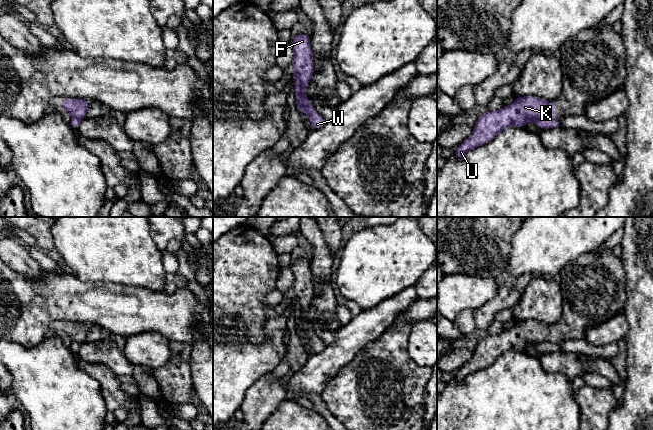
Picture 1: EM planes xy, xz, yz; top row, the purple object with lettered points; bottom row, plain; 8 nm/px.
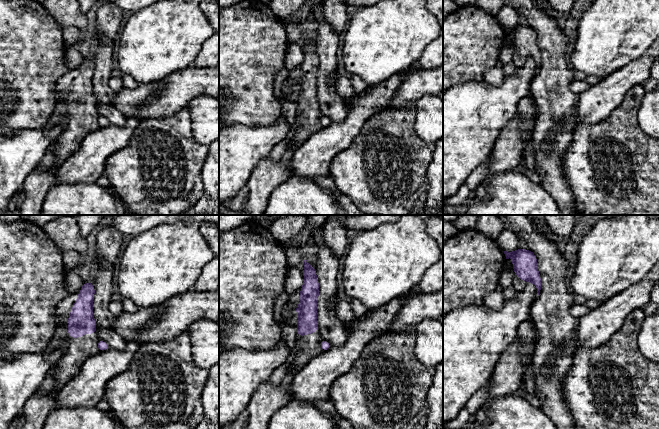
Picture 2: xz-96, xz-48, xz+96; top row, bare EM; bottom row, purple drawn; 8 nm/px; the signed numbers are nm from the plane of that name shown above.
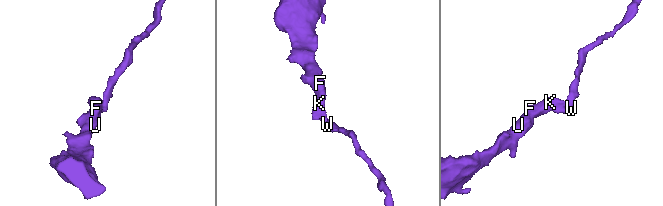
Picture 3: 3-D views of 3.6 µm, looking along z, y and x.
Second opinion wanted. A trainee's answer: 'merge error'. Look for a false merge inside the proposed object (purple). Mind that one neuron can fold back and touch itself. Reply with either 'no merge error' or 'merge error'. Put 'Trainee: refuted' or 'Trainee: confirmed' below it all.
merge error
Trainee: confirmed

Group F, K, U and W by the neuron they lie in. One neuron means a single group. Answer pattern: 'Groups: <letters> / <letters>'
Groups: F K U / W

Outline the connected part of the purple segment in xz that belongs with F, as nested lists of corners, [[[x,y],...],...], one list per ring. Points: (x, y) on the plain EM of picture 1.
[[[309,258],[294,260],[289,267],[294,274],[294,284],[292,287],[294,303],[300,310],[301,318],[304,323],[308,323],[305,313],[309,309],[314,298],[314,284],[310,267]]]

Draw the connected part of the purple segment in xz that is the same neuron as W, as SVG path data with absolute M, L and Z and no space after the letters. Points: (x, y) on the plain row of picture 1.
M296 308L294 316L296 319L296 328L297 330L301 331L303 336L309 340L312 353L316 354L322 352L326 348L326 344L316 336L309 323L304 323L302 321L299 309Z

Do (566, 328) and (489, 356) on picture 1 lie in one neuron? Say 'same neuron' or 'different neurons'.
same neuron

